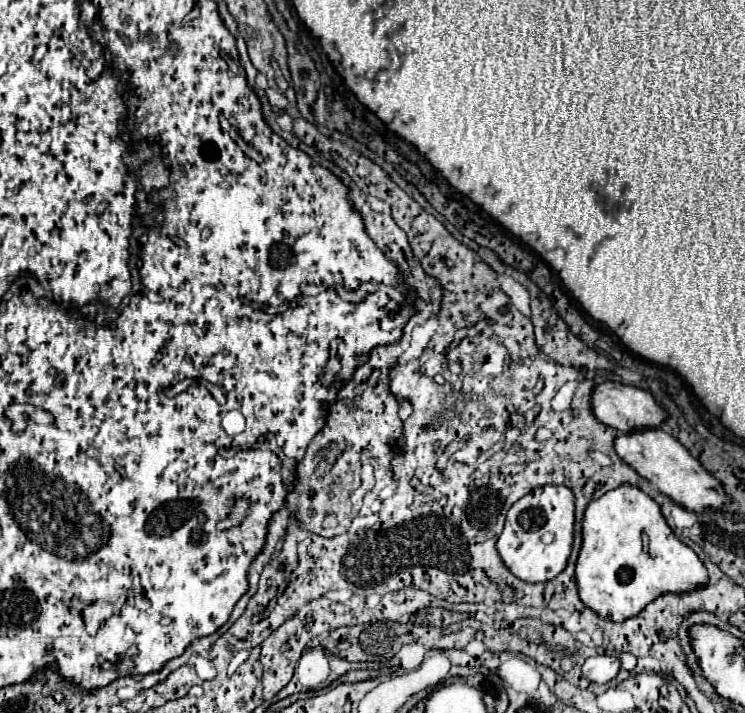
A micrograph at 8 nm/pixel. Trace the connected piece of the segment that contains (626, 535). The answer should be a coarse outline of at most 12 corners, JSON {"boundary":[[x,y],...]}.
{"boundary":[[633,485],[589,503],[579,599],[625,621],[707,569]]}

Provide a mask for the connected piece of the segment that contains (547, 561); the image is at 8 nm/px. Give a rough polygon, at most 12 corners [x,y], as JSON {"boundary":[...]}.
{"boundary":[[543,485],[515,501],[497,551],[521,581],[569,559],[575,495]]}

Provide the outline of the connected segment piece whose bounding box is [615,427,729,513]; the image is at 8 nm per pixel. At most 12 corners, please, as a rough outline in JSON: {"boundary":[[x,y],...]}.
{"boundary":[[661,427],[617,435],[615,451],[691,511],[729,501]]}

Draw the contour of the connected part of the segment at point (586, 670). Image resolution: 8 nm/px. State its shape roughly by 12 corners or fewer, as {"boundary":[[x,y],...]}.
{"boundary":[[595,655],[583,663],[583,677],[605,685],[615,679],[621,661]]}

